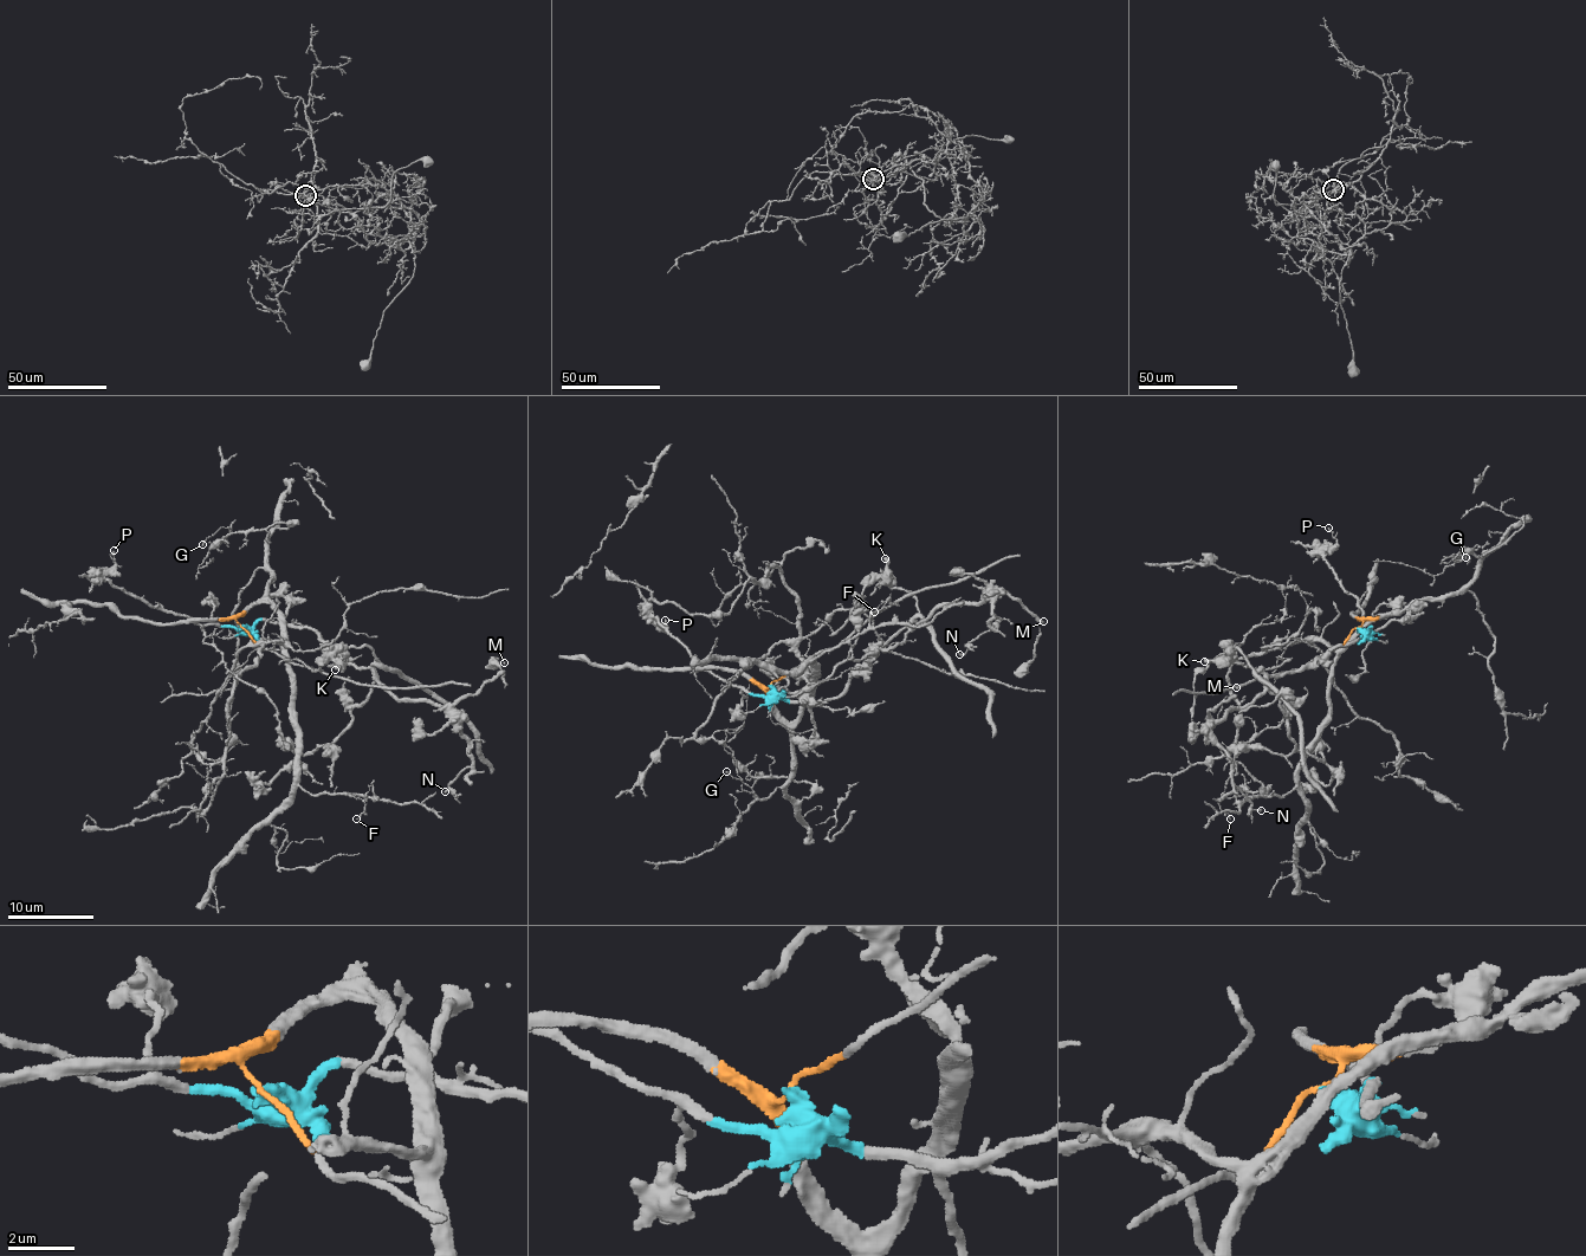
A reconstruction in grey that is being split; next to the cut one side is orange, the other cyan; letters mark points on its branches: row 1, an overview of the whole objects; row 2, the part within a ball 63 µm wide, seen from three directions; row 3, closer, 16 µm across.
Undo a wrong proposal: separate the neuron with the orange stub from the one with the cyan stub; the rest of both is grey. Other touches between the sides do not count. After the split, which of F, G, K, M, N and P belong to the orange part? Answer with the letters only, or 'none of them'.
F, G

